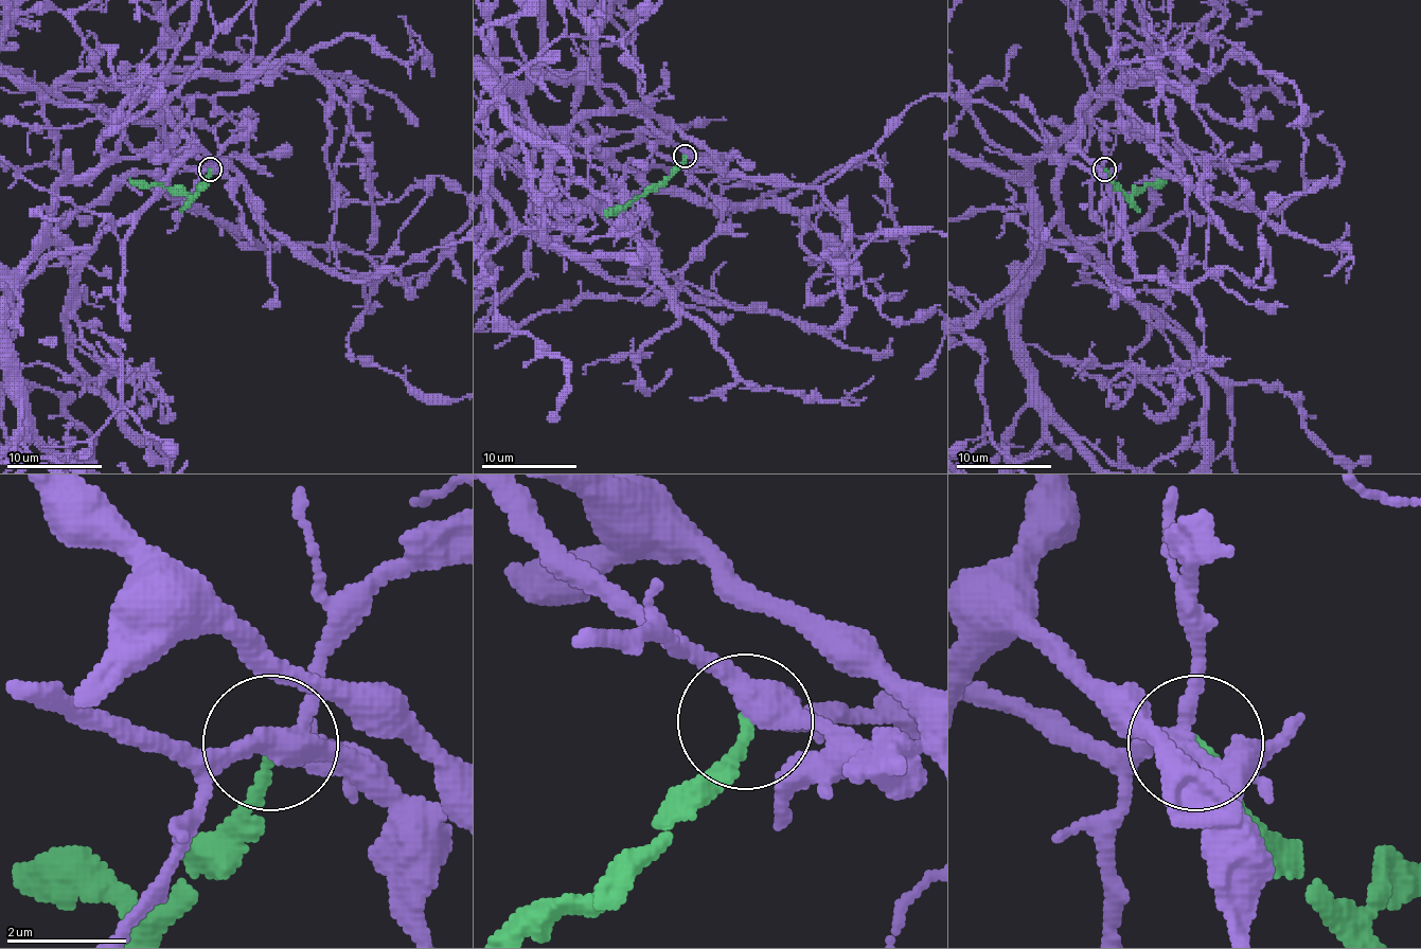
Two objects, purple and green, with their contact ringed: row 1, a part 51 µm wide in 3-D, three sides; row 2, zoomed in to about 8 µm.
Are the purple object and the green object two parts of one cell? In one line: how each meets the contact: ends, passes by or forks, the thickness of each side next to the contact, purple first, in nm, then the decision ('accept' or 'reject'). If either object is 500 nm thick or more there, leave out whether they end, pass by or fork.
purple forks; green ends; calibres 340 and 160 nm; reject

